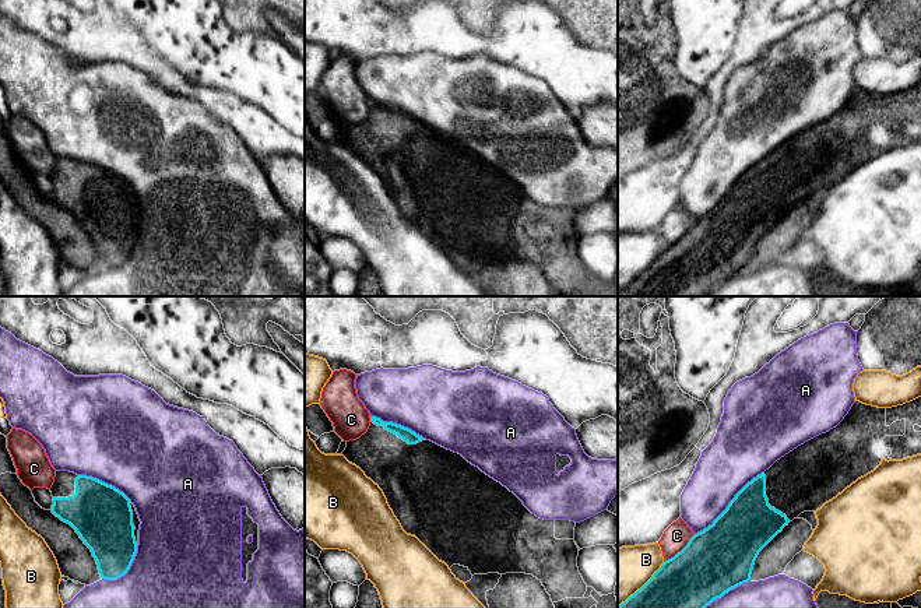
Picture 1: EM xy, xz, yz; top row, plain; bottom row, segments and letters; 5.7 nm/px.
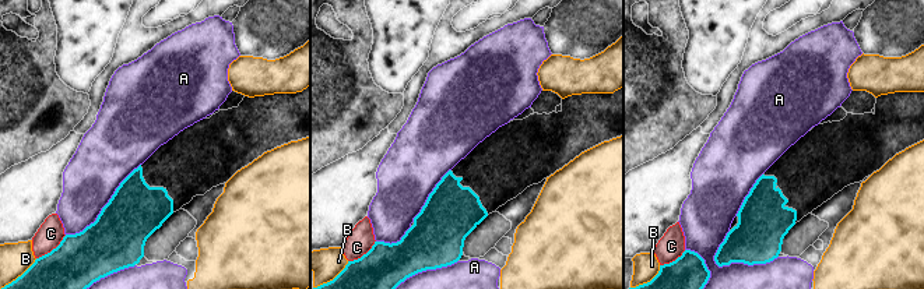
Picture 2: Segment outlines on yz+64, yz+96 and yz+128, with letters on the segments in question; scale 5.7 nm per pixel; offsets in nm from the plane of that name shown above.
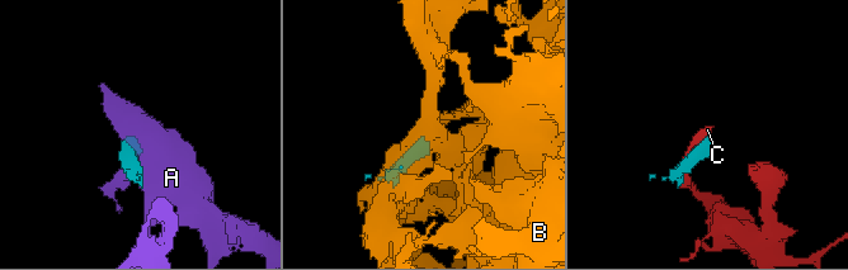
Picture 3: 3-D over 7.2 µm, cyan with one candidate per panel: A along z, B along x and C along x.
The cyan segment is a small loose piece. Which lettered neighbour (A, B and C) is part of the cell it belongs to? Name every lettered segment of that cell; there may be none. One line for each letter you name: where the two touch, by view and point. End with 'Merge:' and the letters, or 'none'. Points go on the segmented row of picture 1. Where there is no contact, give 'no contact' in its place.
Merge: none

